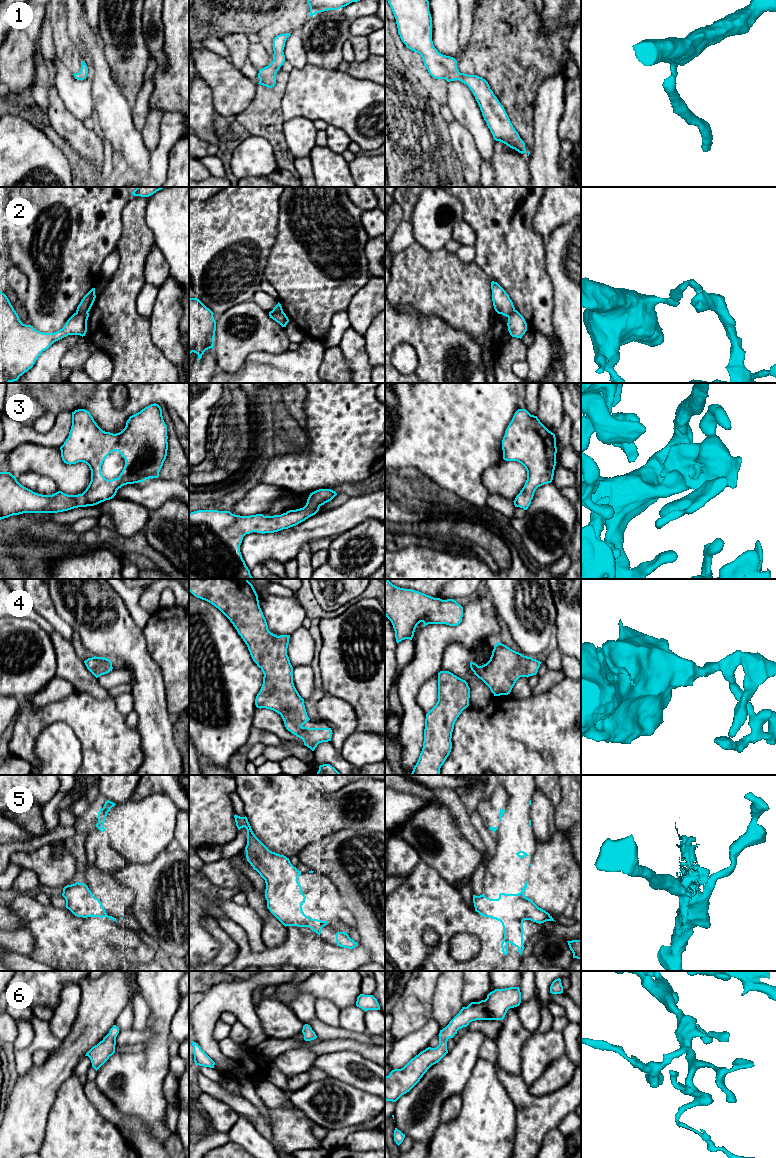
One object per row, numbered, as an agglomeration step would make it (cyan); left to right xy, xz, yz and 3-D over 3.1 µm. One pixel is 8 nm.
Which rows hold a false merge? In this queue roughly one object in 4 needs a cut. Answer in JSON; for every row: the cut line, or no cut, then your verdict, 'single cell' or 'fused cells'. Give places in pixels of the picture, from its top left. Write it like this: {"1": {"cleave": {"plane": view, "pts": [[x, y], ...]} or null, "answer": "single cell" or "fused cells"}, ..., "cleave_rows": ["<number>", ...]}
{"1": {"cleave": null, "answer": "single cell"}, "2": {"cleave": {"plane": "xy", "pts": [[87, 311], [76, 313]]}, "answer": "fused cells"}, "3": {"cleave": null, "answer": "single cell"}, "4": {"cleave": null, "answer": "single cell"}, "5": {"cleave": null, "answer": "single cell"}, "6": {"cleave": null, "answer": "single cell"}, "cleave_rows": ["2"]}

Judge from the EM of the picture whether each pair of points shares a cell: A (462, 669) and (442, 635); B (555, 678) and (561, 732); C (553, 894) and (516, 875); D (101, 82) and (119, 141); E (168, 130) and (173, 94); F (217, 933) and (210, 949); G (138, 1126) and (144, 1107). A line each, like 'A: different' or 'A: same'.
A: different
B: different
C: different
D: same
E: different
F: different
G: different

